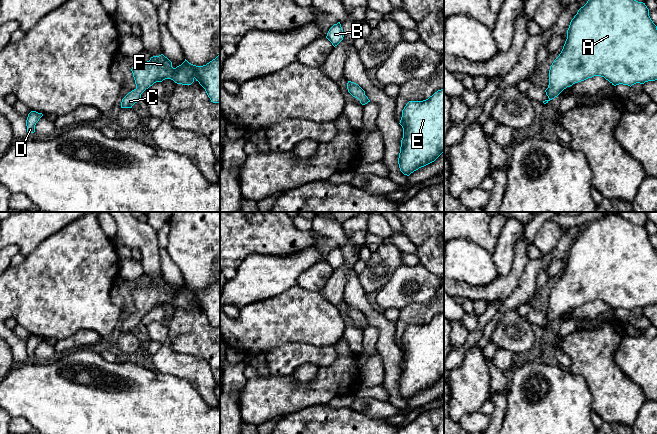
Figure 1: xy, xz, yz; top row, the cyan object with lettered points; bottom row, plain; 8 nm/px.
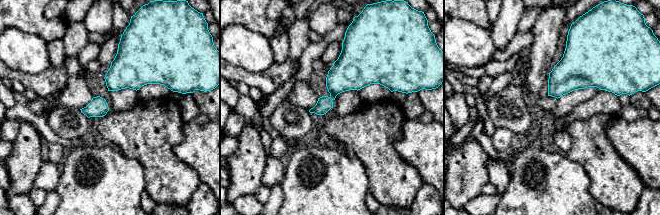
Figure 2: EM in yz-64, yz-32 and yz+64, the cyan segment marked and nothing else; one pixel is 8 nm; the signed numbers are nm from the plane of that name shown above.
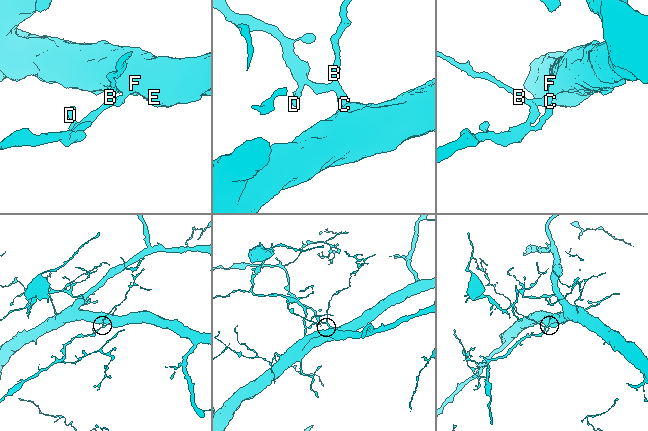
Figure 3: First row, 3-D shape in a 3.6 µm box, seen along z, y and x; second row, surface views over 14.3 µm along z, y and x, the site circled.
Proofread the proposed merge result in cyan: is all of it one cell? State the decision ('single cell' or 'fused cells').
single cell

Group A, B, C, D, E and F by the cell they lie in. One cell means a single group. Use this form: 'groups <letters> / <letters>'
groups A B C D E F

